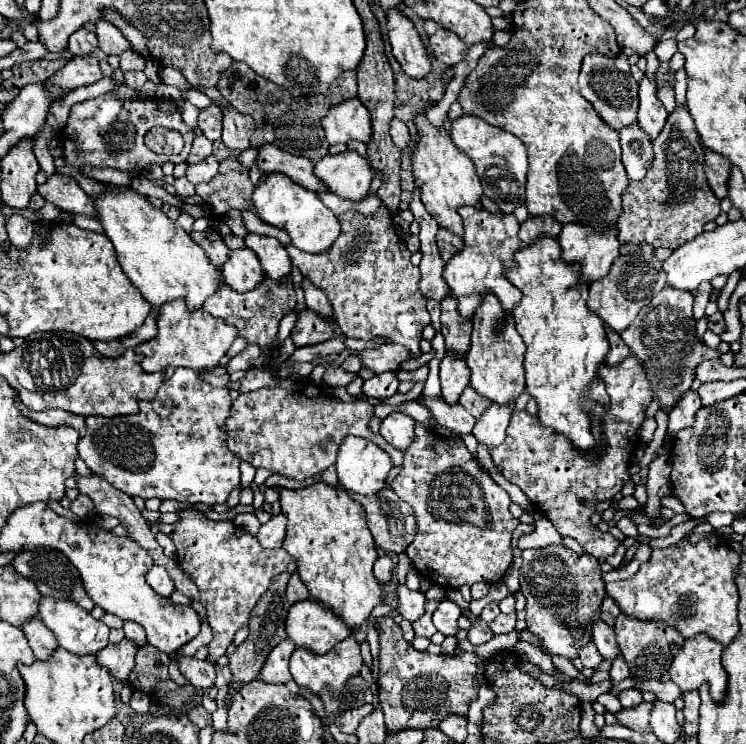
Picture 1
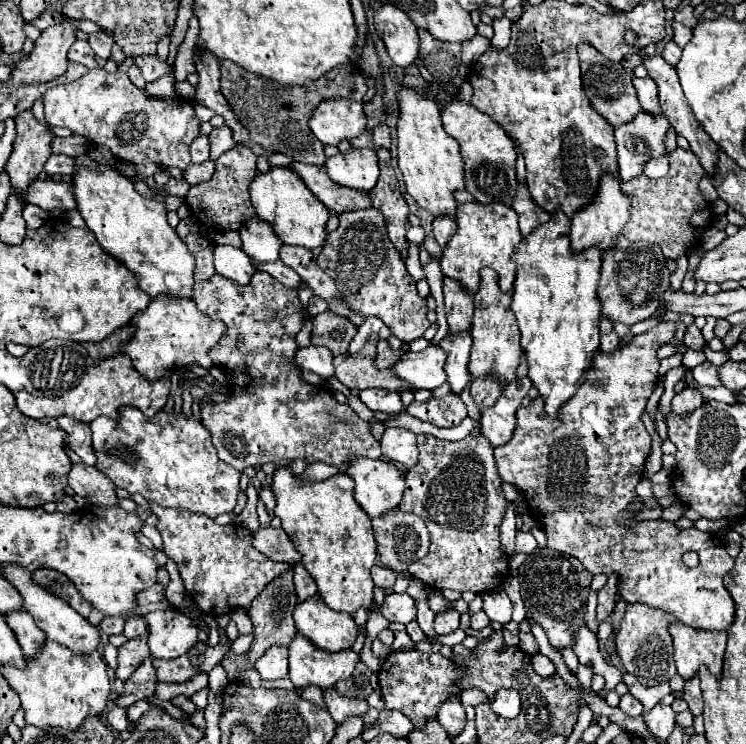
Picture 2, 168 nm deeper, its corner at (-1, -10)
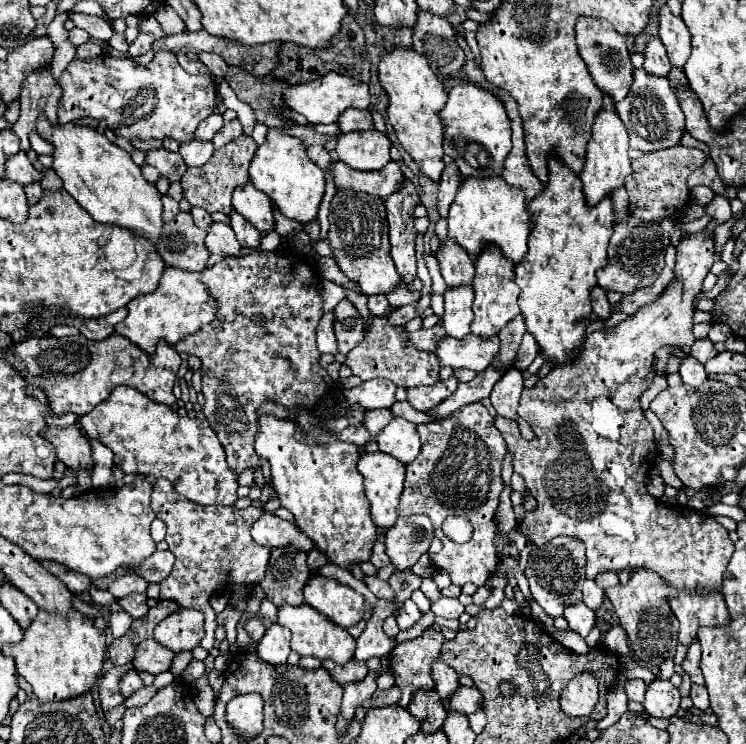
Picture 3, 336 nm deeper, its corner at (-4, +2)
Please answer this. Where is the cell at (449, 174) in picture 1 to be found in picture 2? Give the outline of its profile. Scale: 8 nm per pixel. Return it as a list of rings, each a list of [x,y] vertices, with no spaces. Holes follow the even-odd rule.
[[[401,86],[397,90],[399,100],[399,122],[397,122],[397,150],[399,150],[399,168],[405,176],[407,192],[417,200],[417,204],[437,216],[455,216],[457,202],[453,192],[465,188],[463,178],[463,160],[457,140],[453,140],[443,124],[441,110],[435,100],[417,92],[415,88]]]

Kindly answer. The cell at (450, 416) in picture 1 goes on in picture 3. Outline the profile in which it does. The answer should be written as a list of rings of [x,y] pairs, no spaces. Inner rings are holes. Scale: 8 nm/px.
[[[450,376],[448,380],[440,380],[432,386],[414,386],[408,388],[408,402],[422,412],[434,410],[440,402],[444,402],[448,396],[452,396],[456,392],[458,380],[454,376]]]

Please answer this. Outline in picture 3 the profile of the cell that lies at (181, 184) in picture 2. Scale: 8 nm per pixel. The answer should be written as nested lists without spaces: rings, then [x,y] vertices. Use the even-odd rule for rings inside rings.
[[[164,148],[160,150],[150,150],[146,154],[146,164],[154,166],[162,176],[166,176],[170,182],[176,182],[184,176],[186,164],[178,152],[166,152]]]

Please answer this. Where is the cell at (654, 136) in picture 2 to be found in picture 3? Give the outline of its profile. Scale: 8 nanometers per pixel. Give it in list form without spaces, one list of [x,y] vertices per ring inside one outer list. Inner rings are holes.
[[[644,68],[634,70],[632,90],[622,102],[616,104],[616,114],[630,134],[630,148],[640,152],[654,152],[676,146],[680,142],[680,136],[684,134],[684,114],[676,100],[676,94],[670,90],[668,80],[648,76]]]

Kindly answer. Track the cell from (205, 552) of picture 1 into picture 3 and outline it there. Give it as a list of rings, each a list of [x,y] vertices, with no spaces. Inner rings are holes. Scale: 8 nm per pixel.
[[[164,478],[154,482],[152,488],[152,510],[156,516],[166,522],[166,542],[168,550],[176,556],[174,568],[170,576],[160,584],[160,596],[166,600],[176,600],[185,608],[198,608],[204,614],[205,635],[200,646],[209,651],[215,642],[215,630],[218,626],[216,613],[211,608],[208,598],[215,592],[225,591],[232,588],[234,584],[250,586],[258,584],[264,578],[264,570],[270,560],[270,550],[256,544],[250,536],[252,522],[262,514],[260,508],[208,508],[196,502],[190,502],[188,498],[180,496],[172,484]]]

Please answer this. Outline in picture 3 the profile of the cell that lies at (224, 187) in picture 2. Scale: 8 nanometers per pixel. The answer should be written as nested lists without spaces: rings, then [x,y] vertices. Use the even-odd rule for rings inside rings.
[[[242,134],[240,138],[232,140],[230,144],[226,144],[224,148],[216,150],[212,154],[212,160],[200,168],[188,168],[184,178],[180,180],[182,182],[182,188],[184,188],[184,198],[192,204],[192,206],[200,206],[204,208],[206,212],[224,212],[224,214],[230,214],[232,212],[232,192],[236,188],[244,188],[250,178],[248,178],[248,166],[256,154],[256,142]]]

